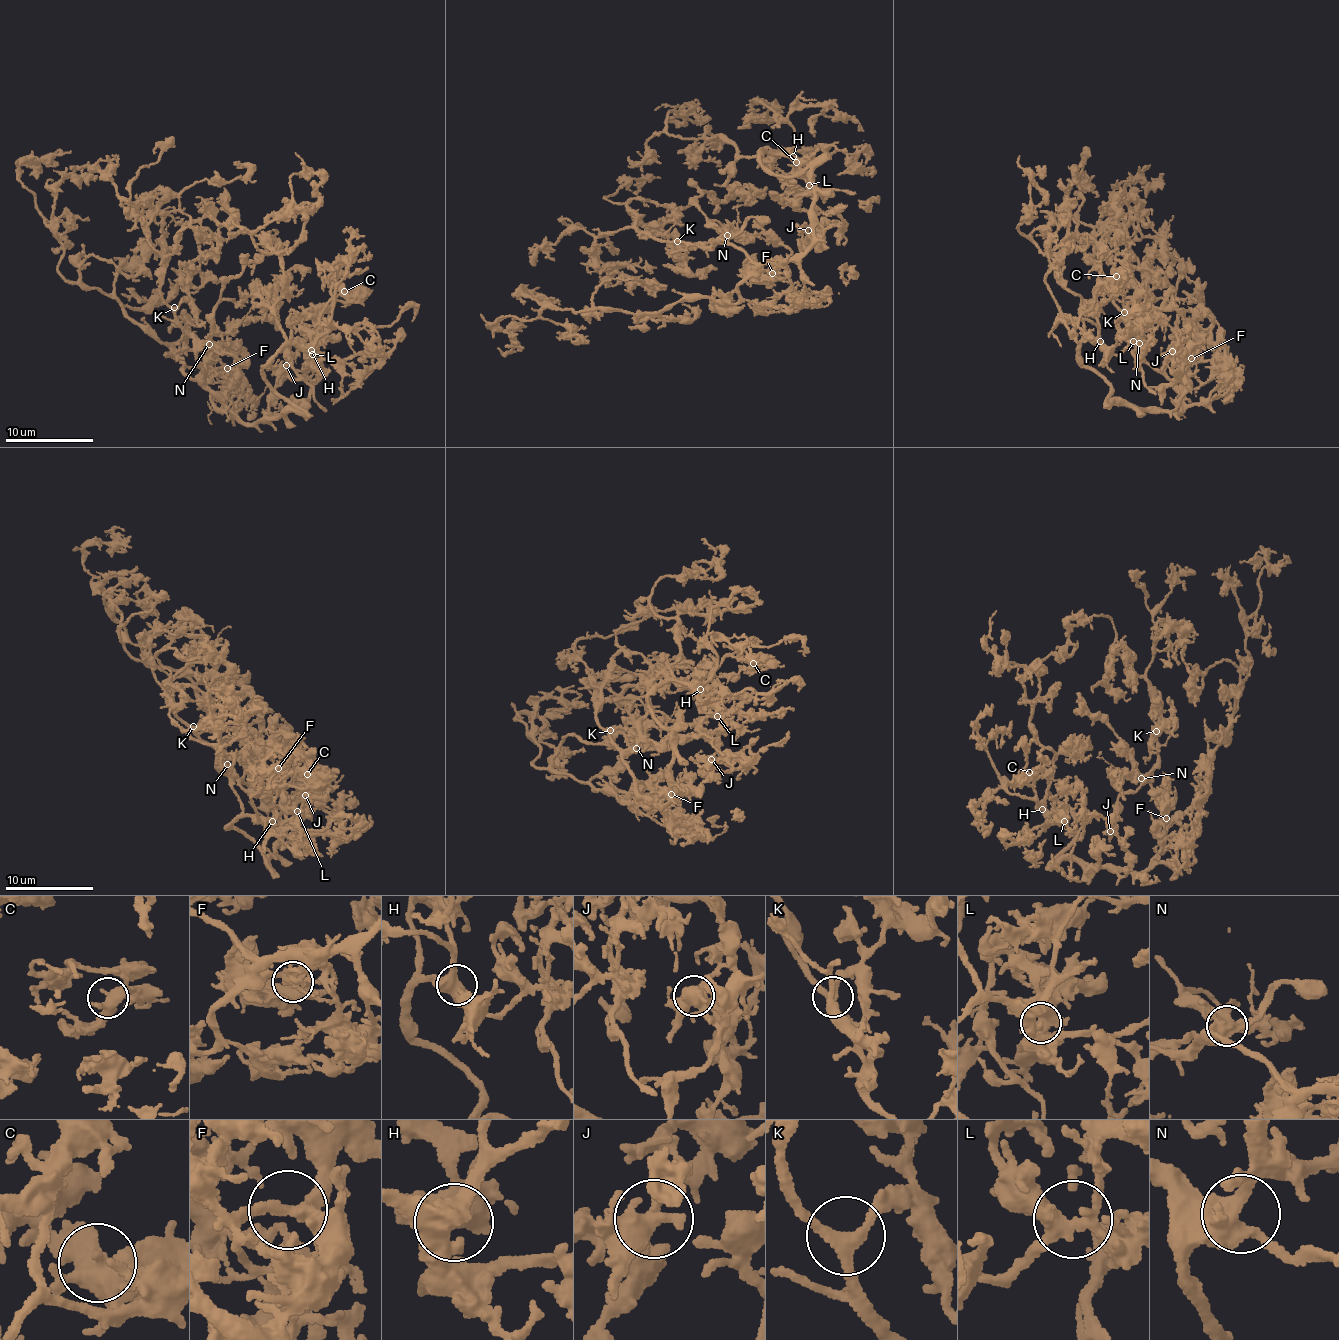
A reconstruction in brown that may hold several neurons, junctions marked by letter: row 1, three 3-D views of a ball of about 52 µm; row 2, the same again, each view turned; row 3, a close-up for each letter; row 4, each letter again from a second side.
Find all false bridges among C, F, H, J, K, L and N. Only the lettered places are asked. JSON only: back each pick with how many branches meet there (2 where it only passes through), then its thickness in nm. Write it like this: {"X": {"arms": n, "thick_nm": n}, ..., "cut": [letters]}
{"cut": []}

